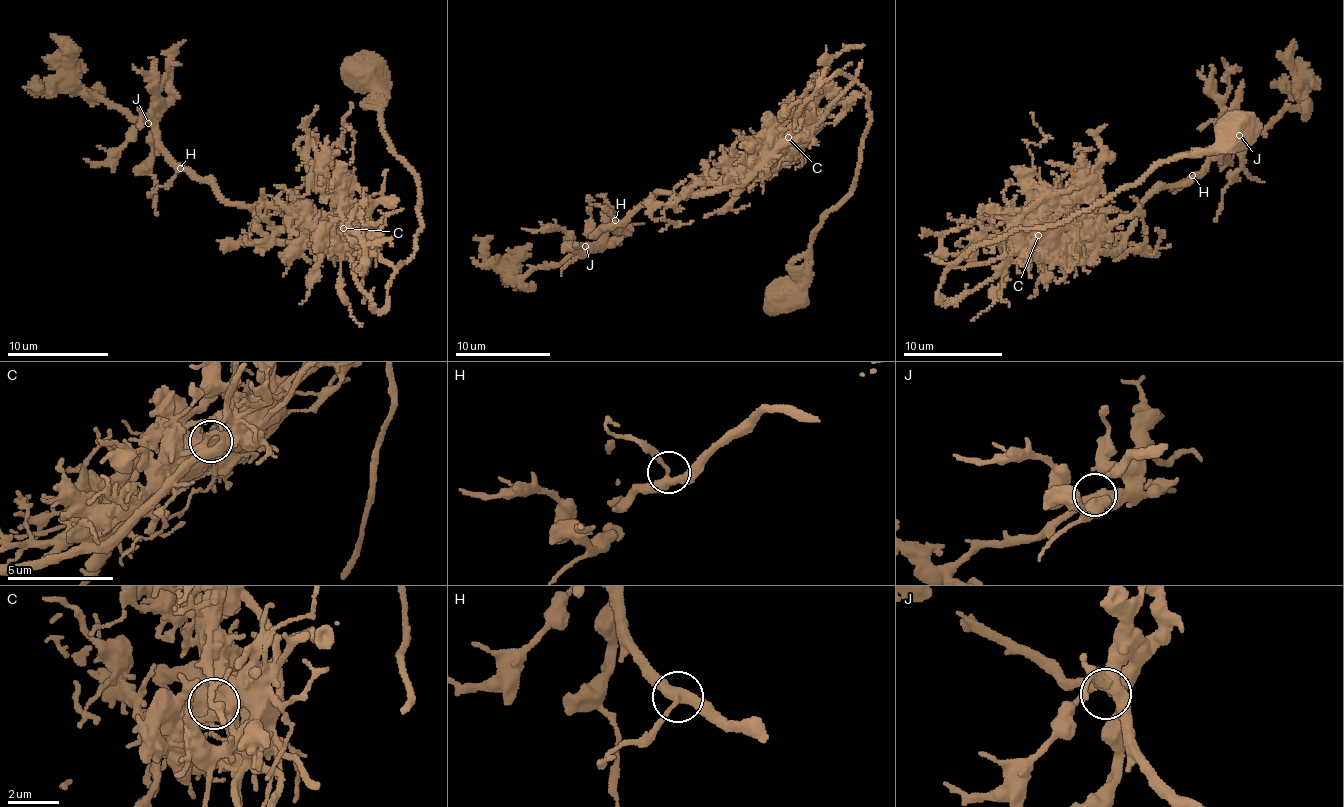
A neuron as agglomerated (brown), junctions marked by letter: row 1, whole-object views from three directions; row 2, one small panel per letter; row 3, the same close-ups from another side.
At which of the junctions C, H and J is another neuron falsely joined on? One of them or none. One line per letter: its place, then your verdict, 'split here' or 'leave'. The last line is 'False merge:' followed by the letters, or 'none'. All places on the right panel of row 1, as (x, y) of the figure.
C: (1038, 235) | split here
H: (1192, 175) | leave
J: (1239, 135) | leave
False merge: C

